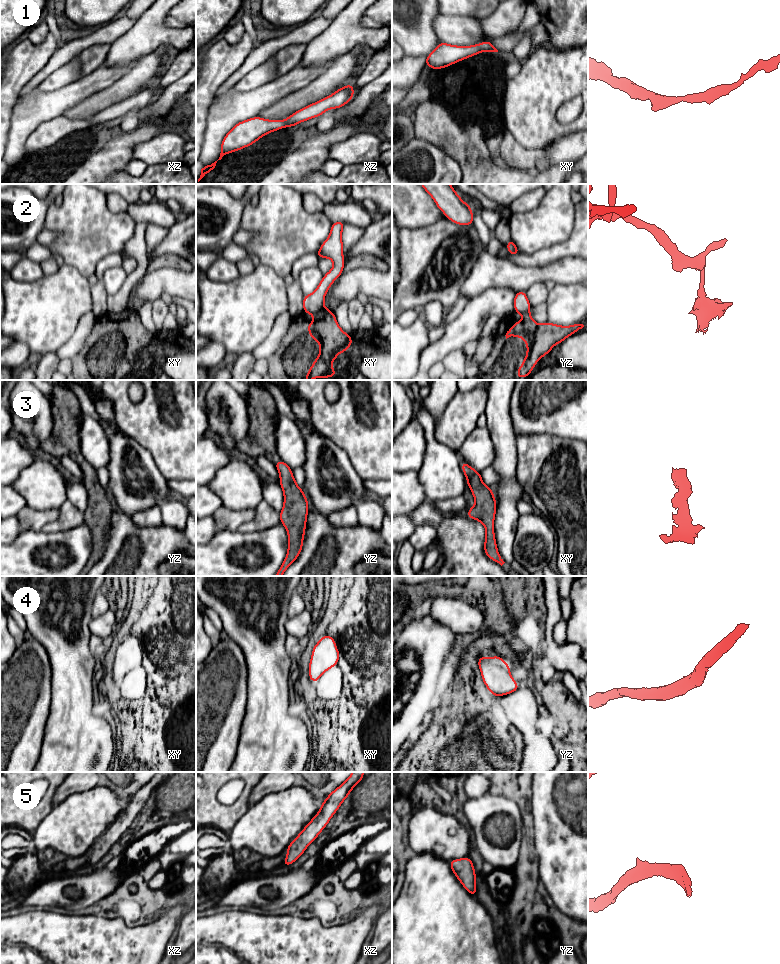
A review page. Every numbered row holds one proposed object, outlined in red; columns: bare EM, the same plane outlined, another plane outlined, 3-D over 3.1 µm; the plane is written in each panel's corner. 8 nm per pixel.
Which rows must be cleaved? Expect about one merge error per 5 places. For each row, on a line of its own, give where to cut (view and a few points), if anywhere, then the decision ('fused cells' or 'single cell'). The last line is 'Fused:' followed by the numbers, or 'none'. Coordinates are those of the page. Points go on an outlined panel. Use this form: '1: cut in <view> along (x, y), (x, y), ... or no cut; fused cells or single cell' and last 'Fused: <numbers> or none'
1: no cut; single cell
2: cut in xy along (324, 308), (312, 314); fused cells
3: no cut; single cell
4: no cut; single cell
5: no cut; single cell
Fused: 2

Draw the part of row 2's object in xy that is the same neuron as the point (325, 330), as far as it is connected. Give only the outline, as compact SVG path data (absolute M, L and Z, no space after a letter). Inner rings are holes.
M324 308L312 315L314 322L308 323L307 329L309 336L320 344L320 354L305 375L305 380L334 377L337 372L331 364L339 353L353 344L352 337L339 327L333 311Z

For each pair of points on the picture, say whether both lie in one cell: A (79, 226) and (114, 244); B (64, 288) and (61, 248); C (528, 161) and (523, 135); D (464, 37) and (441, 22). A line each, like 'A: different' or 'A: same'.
A: same
B: different
C: different
D: same

